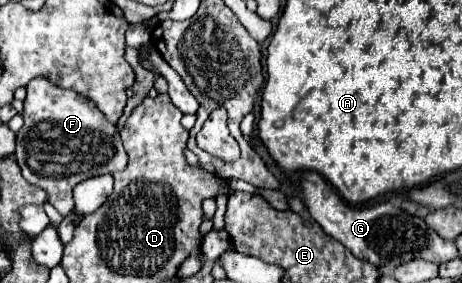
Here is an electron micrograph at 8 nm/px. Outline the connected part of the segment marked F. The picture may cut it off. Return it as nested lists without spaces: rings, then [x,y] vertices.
[[[35,77],[27,85],[27,97],[23,101],[25,125],[17,133],[17,163],[23,169],[23,177],[33,185],[49,193],[49,203],[65,217],[73,211],[73,187],[89,177],[121,171],[121,159],[125,161],[125,149],[121,145],[119,131],[113,123],[105,121],[105,115],[79,93],[61,89],[45,77]]]

